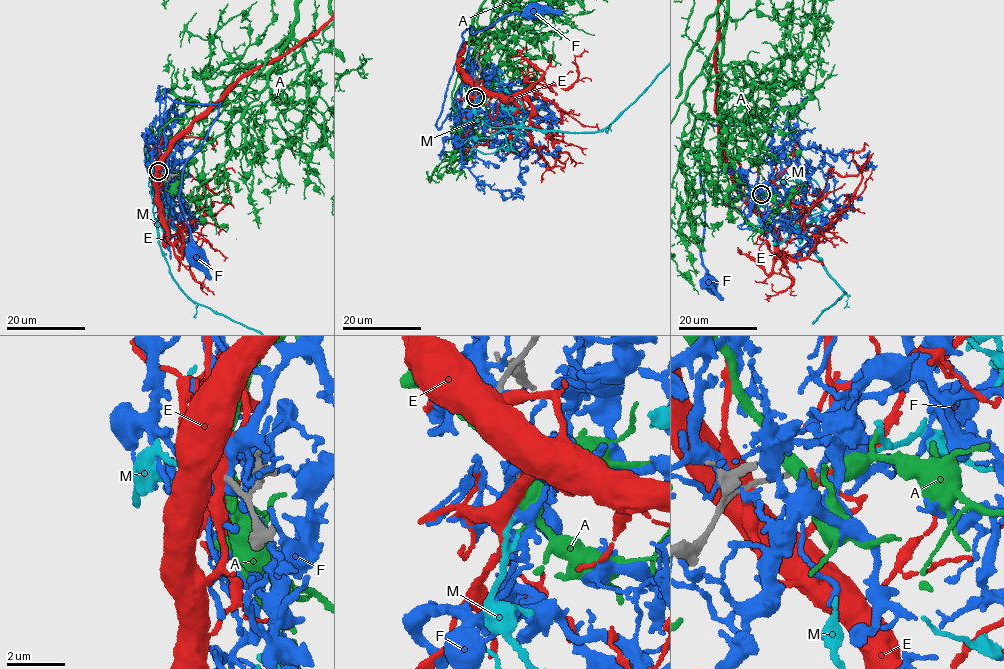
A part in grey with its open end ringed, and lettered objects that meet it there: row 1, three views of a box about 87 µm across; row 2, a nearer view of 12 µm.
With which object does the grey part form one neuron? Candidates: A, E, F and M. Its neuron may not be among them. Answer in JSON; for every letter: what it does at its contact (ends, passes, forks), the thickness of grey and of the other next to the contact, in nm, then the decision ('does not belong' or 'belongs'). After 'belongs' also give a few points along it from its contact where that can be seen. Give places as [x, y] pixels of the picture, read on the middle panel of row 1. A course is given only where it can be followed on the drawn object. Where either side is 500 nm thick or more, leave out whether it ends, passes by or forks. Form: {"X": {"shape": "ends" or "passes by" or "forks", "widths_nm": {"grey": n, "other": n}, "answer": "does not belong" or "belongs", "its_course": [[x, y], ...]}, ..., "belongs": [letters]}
{"A": {"shape": "forks", "widths_nm": {"grey": 200, "other": 400}, "answer": "does not belong"}, "E": {"shape": "forks", "widths_nm": {"grey": 200, "other": 360}, "answer": "does not belong"}, "F": {"shape": "forks", "widths_nm": {"grey": 200, "other": 340}, "answer": "does not belong"}, "M": {"shape": "ends", "widths_nm": {"grey": 150, "other": 150}, "answer": "belongs"}, "belongs": ["M"]}

